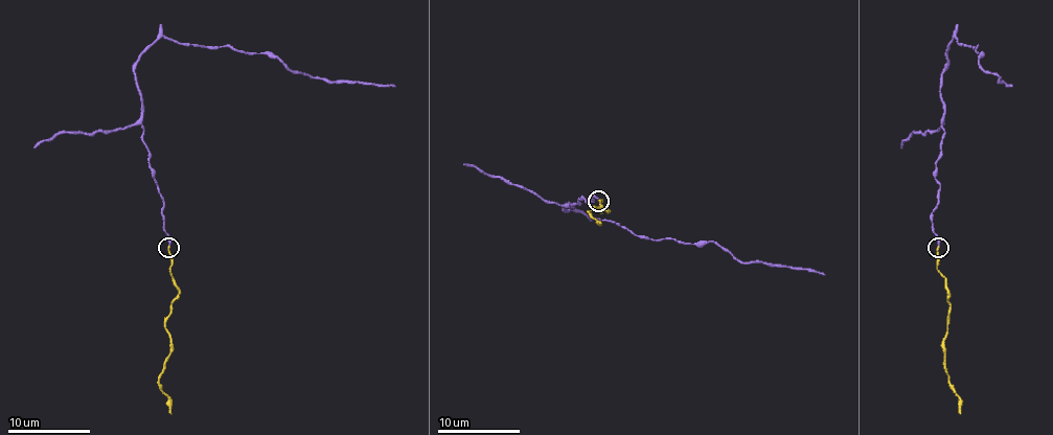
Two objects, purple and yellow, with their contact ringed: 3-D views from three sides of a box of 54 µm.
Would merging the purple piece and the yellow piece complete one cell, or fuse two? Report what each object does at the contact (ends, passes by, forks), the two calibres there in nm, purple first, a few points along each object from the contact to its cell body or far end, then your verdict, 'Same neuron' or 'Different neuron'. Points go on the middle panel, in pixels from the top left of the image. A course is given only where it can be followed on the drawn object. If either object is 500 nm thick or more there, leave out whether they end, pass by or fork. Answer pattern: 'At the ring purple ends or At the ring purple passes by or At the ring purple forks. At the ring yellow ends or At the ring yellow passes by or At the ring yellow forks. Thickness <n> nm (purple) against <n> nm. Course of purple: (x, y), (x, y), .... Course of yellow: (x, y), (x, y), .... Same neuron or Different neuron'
At the ring purple ends. At the ring yellow ends. Thickness 180 nm (purple) against 140 nm. Course of purple: (597, 200), (593, 193), (593, 200), (565, 204), (648, 239), (714, 242), (741, 261), (825, 274). Course of yellow: (597, 200), (608, 210), (595, 210), (599, 206), (589, 212), (601, 223). Same neuron

